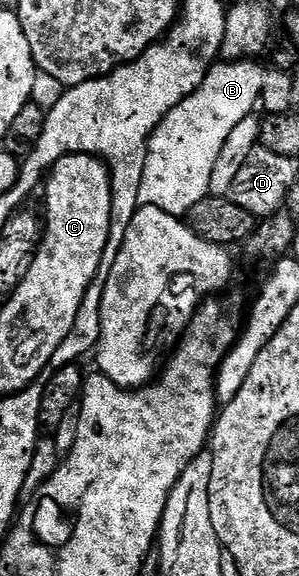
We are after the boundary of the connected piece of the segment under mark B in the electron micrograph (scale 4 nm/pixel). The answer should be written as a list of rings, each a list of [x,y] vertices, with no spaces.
[[[257,60],[218,61],[205,73],[203,84],[199,84],[191,96],[184,98],[160,122],[149,137],[149,155],[143,168],[143,184],[139,184],[138,206],[154,206],[163,208],[163,212],[168,214],[185,216],[191,208],[195,208],[195,204],[199,204],[199,200],[210,197],[211,172],[215,169],[215,160],[219,160],[219,151],[223,149],[227,136],[231,136],[239,120],[250,117],[258,109],[265,75],[261,64]]]

